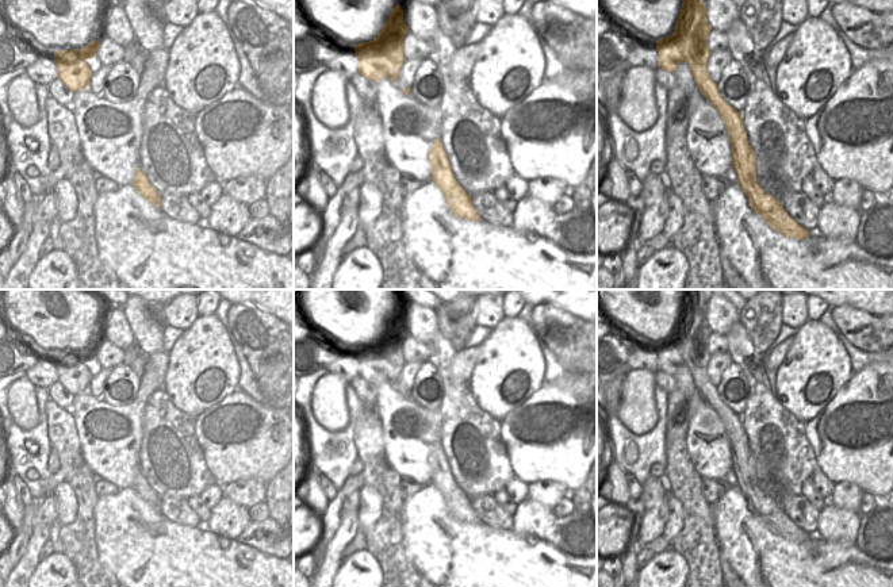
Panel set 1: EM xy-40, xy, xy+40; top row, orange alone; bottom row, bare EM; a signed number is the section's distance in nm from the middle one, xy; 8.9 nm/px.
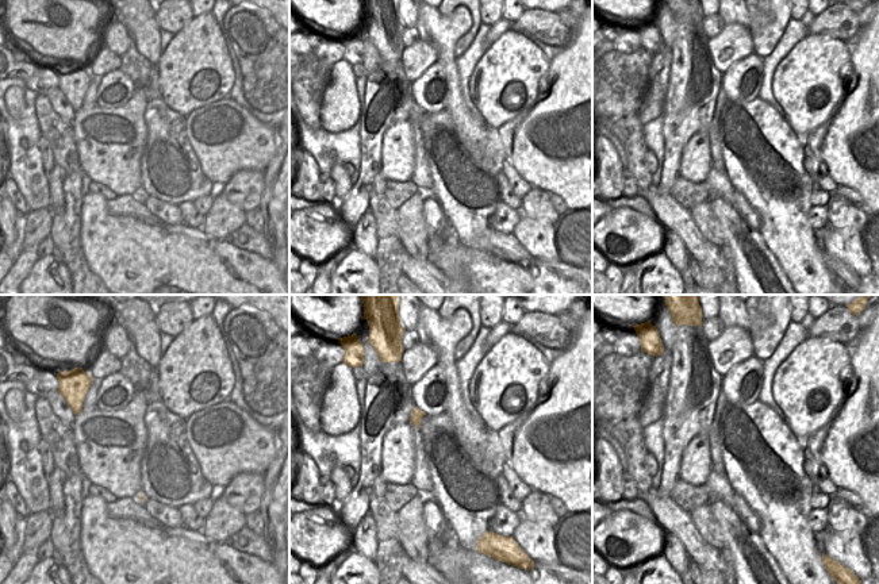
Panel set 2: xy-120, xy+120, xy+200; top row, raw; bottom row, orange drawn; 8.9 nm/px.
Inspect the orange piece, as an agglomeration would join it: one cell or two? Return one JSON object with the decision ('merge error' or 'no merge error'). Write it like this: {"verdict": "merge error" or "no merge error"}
{"verdict": "merge error"}

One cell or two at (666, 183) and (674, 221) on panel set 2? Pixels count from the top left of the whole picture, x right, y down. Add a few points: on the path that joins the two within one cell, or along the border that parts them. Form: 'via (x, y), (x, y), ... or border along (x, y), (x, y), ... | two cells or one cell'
border along (656, 187), (670, 193) | two cells

